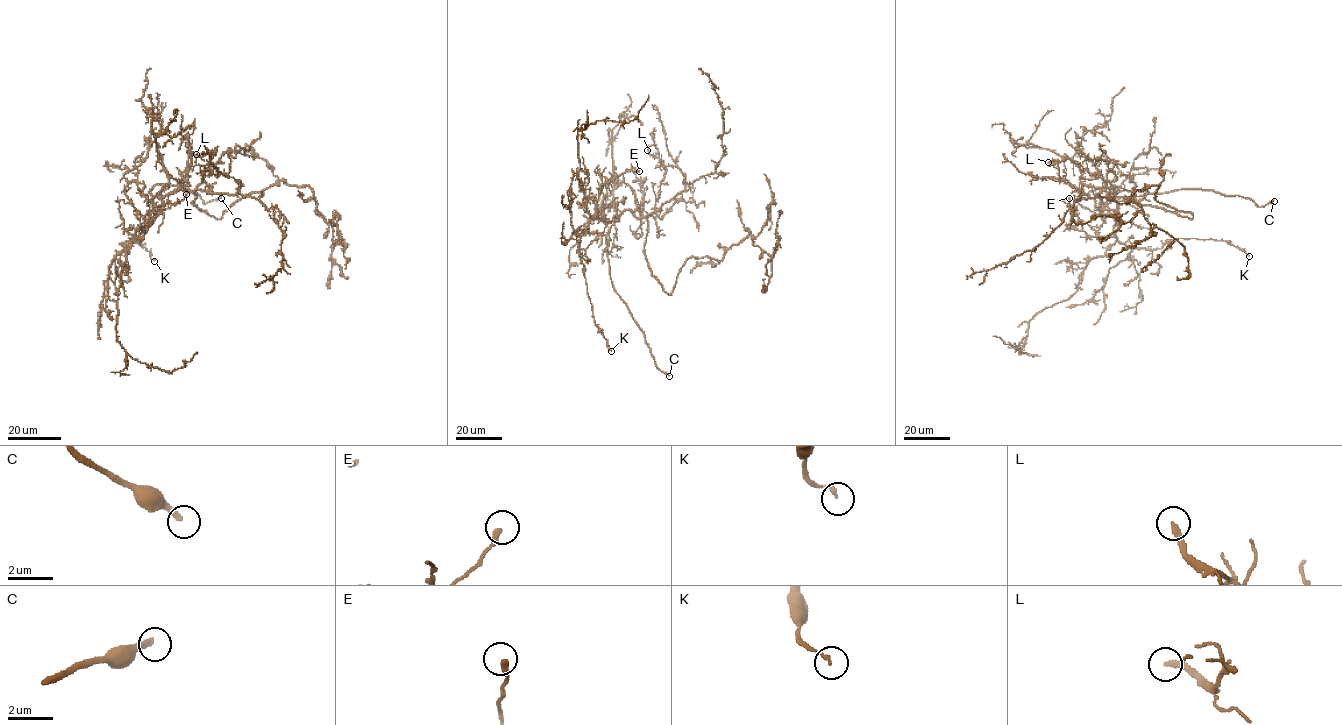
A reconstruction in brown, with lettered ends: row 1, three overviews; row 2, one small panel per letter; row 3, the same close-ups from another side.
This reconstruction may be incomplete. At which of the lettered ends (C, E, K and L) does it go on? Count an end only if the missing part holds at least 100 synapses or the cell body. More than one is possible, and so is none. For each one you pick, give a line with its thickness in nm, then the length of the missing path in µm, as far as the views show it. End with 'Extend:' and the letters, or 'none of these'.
C: calibre 280 nm; missing 40 µm
Extend: C

